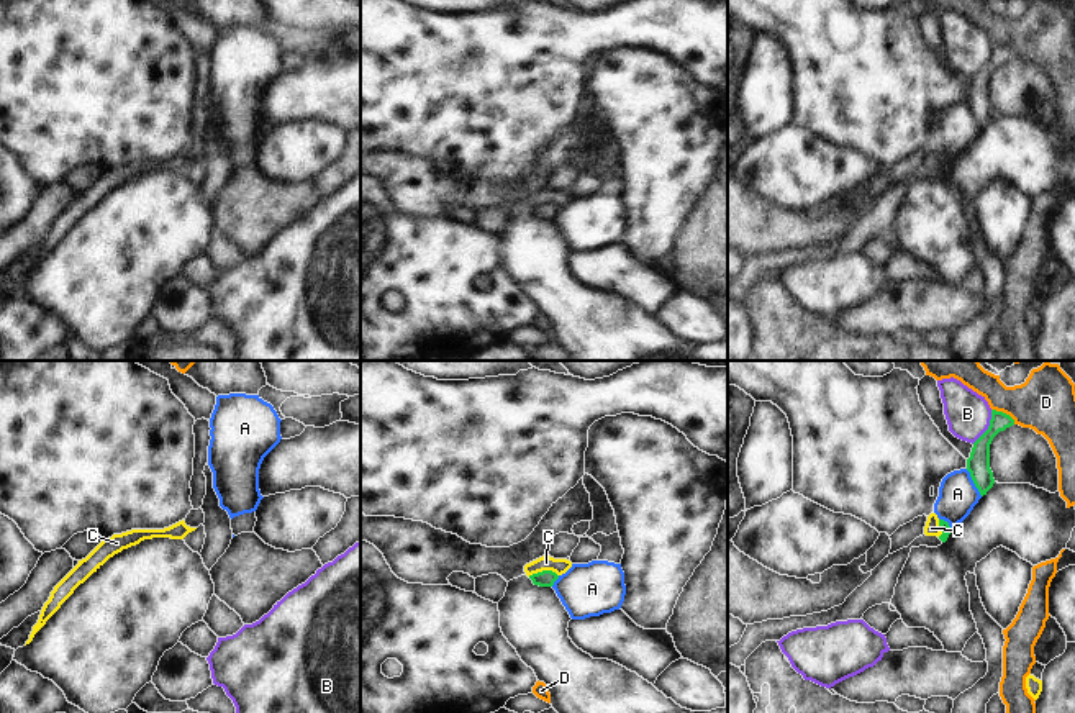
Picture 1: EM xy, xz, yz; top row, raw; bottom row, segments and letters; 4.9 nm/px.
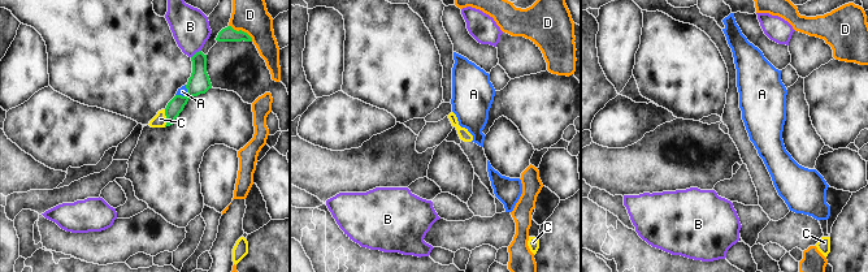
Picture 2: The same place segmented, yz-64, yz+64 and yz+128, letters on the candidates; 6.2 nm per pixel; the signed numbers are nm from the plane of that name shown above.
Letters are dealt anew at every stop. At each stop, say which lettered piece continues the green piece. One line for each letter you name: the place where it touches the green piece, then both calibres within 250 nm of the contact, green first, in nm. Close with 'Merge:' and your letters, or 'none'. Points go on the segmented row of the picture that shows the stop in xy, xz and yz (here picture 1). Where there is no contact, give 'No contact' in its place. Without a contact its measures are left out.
Merge: none

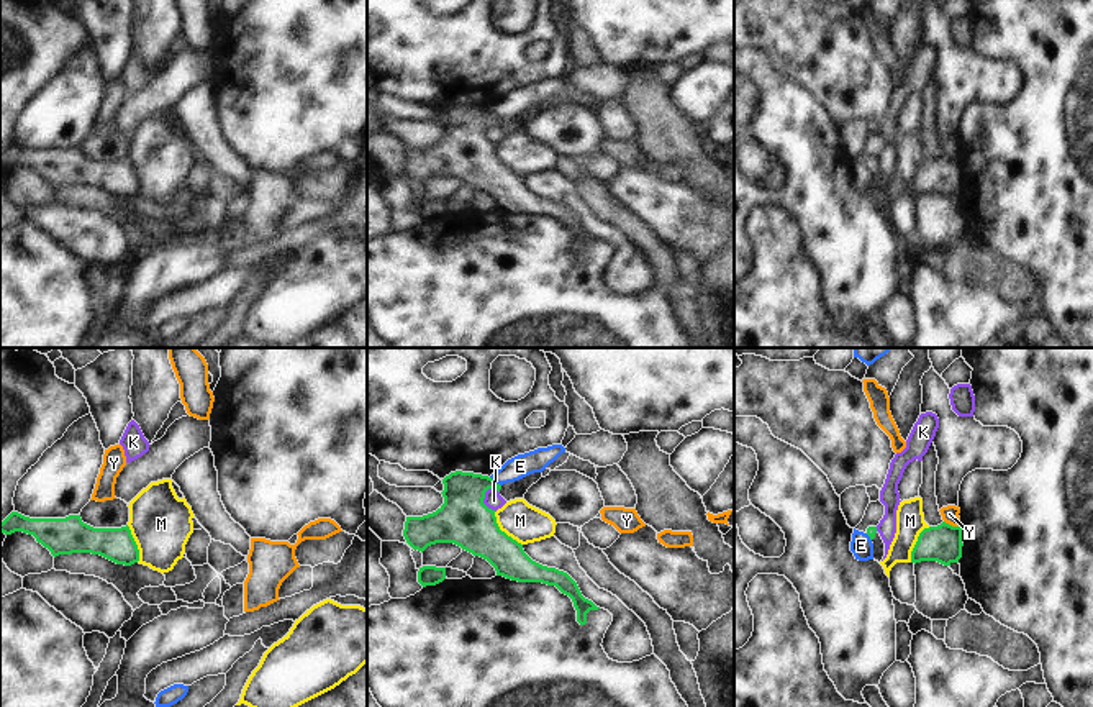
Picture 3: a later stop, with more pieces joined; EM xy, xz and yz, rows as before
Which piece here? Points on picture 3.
Merge: none

